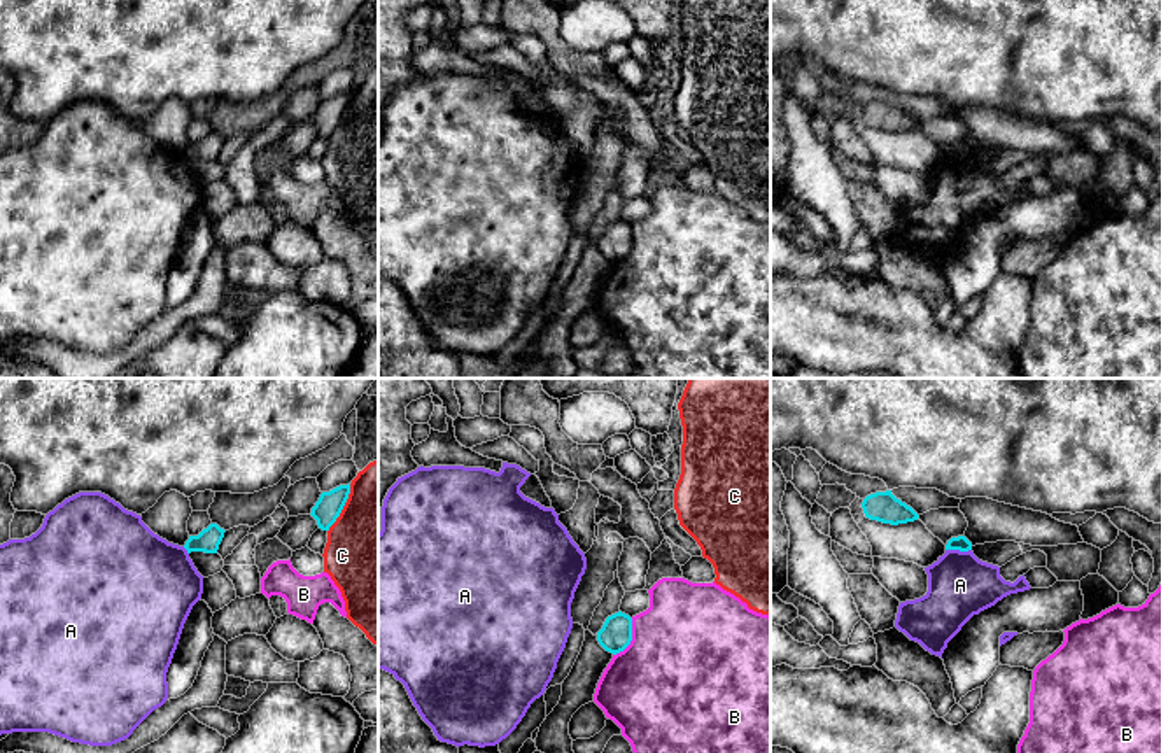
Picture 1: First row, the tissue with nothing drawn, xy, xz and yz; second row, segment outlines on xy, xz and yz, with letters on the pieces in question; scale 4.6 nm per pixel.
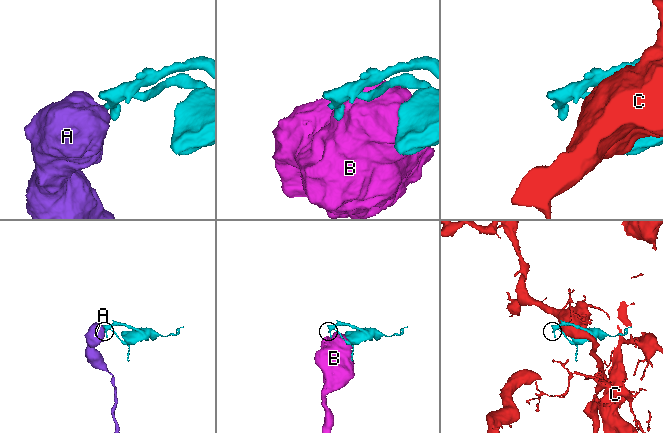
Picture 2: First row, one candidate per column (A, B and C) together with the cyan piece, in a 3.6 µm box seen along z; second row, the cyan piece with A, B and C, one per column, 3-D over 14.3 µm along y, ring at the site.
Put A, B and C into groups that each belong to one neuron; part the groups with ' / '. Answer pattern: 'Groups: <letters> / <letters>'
Groups: A / B / C

